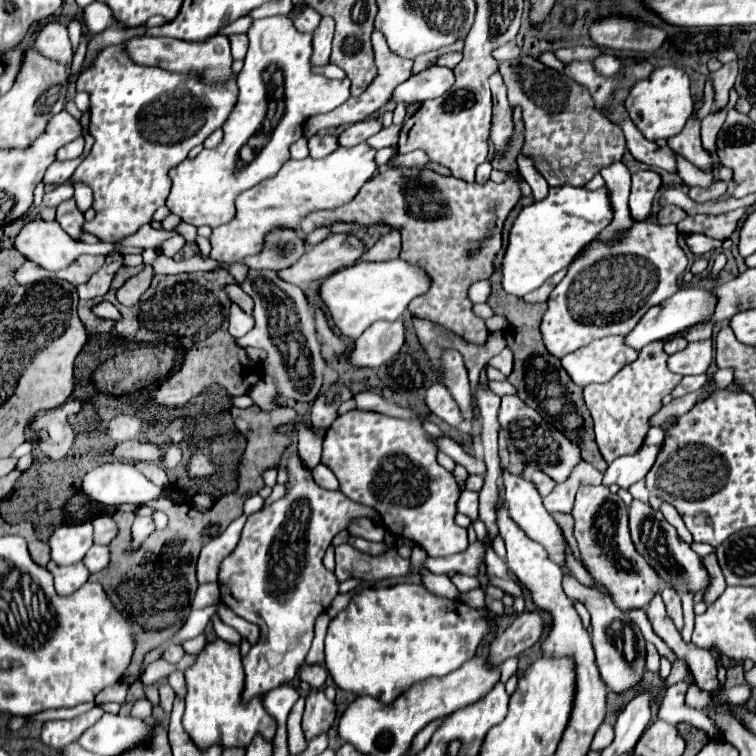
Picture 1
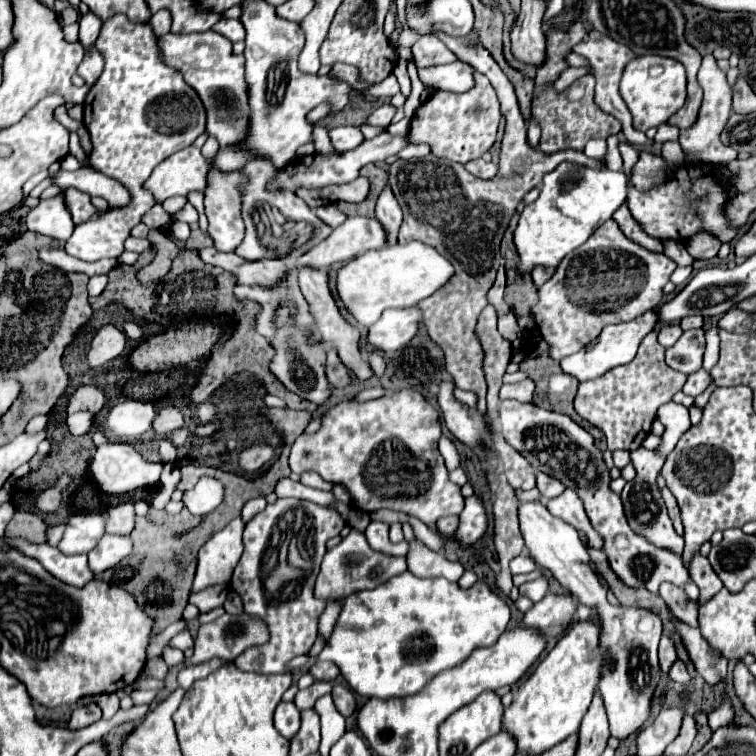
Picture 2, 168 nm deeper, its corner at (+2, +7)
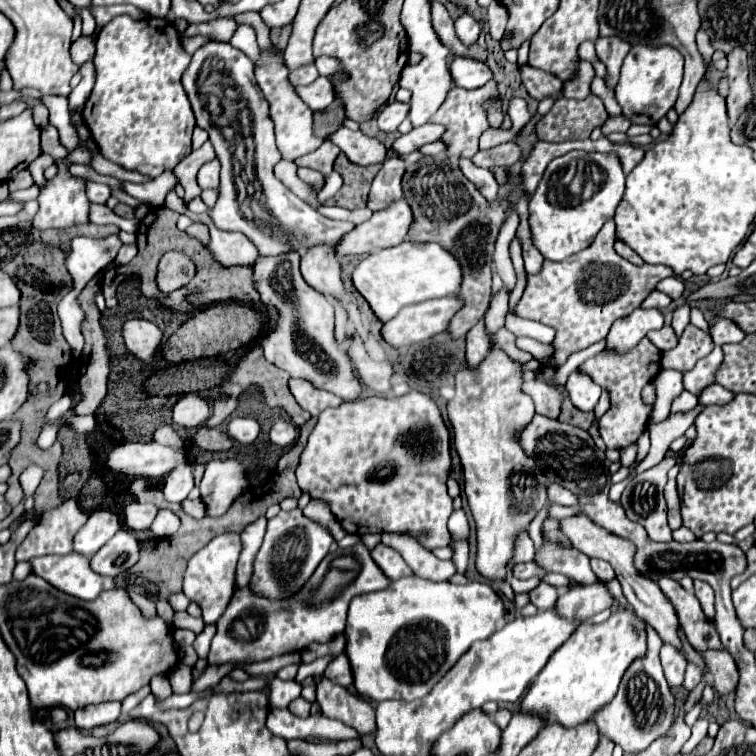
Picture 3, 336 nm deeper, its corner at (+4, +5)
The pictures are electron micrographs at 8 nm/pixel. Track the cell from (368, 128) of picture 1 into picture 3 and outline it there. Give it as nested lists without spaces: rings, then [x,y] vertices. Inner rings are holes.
[[[390,102],[380,114],[378,114],[378,128],[384,132],[394,132],[398,124],[408,116],[408,104],[402,102]]]

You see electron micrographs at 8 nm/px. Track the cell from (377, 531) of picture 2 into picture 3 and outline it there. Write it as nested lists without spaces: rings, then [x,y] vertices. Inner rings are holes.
[[[376,544],[372,550],[370,550],[374,562],[384,570],[384,574],[390,578],[390,580],[398,580],[402,576],[410,576],[410,568],[406,566],[406,562],[402,560],[402,556],[394,550],[394,548],[388,548],[384,544]]]

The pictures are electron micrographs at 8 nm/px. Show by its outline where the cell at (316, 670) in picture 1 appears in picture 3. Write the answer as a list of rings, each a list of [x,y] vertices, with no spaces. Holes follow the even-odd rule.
[[[338,654],[330,660],[328,668],[324,670],[324,678],[348,688],[352,684],[352,670],[350,670],[350,664],[348,664],[348,658],[346,654]]]

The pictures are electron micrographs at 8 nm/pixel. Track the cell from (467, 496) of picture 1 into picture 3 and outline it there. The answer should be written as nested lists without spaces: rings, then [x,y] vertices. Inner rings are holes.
[[[450,538],[448,548],[452,550],[452,562],[456,564],[458,572],[464,574],[464,572],[466,572],[466,564],[468,564],[468,542],[466,542],[466,540]]]

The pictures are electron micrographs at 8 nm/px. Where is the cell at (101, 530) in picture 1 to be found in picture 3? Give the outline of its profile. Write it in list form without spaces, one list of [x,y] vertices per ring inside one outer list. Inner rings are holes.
[[[138,502],[128,504],[124,508],[124,526],[130,530],[136,530],[136,532],[146,530],[152,524],[156,512],[158,512],[158,508],[152,504],[138,504]]]

